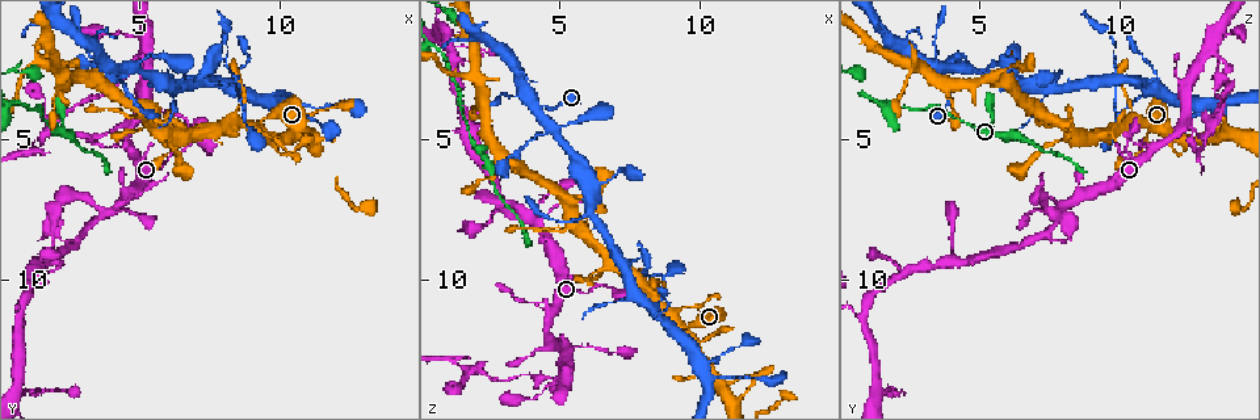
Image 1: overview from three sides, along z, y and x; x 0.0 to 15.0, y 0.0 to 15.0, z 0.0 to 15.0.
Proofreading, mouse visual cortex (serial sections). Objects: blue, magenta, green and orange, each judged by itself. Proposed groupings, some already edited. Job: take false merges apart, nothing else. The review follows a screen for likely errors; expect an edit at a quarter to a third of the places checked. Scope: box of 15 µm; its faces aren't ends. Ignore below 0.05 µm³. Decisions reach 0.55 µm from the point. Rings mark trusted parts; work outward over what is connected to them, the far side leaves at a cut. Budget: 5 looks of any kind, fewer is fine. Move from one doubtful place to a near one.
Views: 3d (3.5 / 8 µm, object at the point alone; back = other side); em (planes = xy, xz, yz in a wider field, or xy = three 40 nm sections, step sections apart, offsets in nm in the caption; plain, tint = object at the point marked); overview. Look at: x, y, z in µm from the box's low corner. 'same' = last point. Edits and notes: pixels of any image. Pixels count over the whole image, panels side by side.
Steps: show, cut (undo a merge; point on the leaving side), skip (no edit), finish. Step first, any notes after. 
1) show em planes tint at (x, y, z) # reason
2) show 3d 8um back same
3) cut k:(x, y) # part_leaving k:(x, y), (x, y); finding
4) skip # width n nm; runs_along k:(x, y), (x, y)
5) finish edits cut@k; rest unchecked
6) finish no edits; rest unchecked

show 3d 3.5um back at (4.2, 2.5, 3.7)

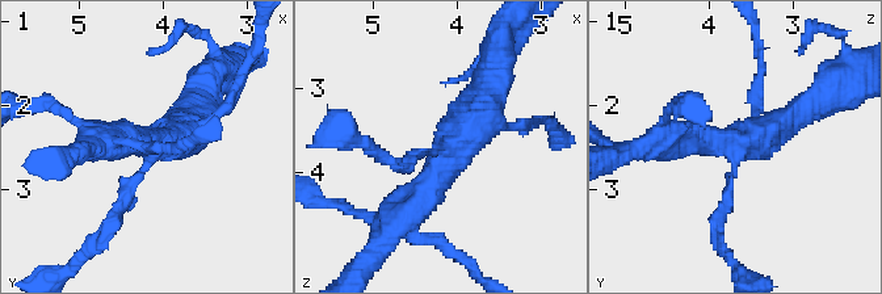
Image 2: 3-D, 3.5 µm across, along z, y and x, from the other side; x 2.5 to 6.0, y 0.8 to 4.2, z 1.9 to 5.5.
show em xy step 5 tint at (4.20, 2.60, 3.70) # now the EM

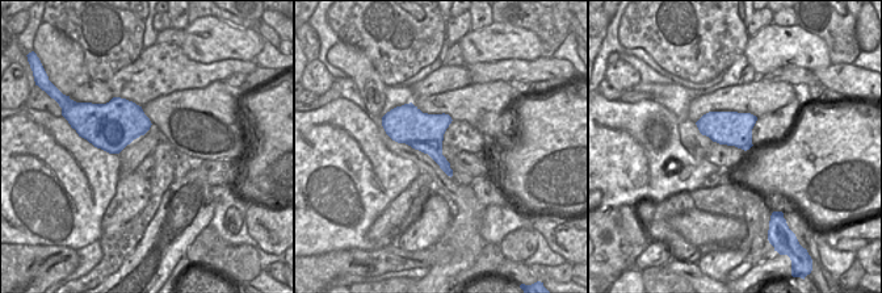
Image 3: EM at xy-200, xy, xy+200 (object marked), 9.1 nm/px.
skip # runs_along 2:(714, 225), (735, 156), (667, 141); one cell here

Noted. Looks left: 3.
show 3d 3.5um back at (8.8, 4.0, 10.2) # a fork

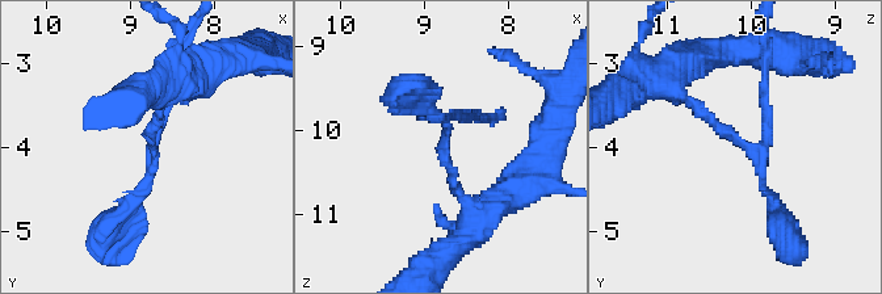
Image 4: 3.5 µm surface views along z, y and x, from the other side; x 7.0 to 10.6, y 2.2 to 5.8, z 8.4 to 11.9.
show em xy step 1 tint at (8.80, 4.00, 10.10) # arms 3; arm_widths 150, 150, 150 nm; shape alone is not enough

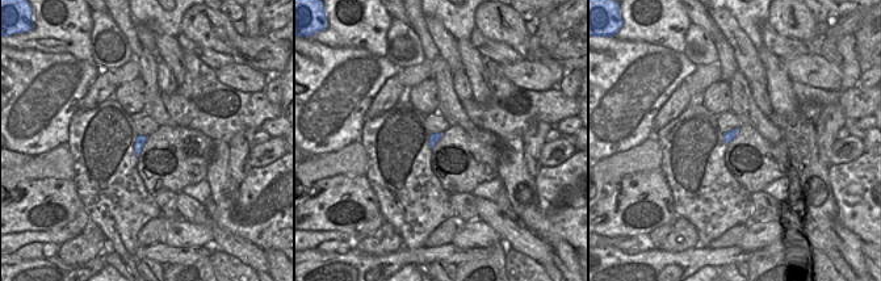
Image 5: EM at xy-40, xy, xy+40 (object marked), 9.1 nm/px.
show em xy step 3 tint same # another direction

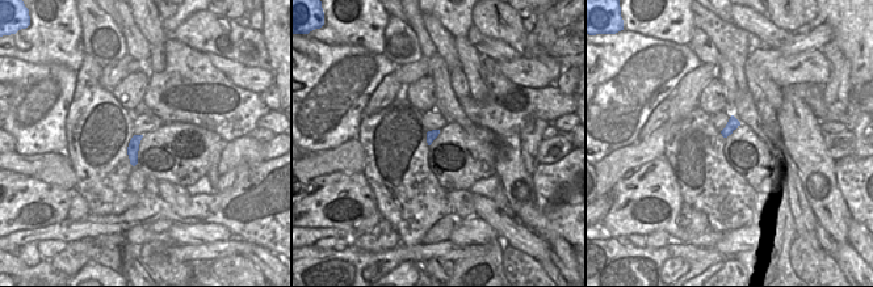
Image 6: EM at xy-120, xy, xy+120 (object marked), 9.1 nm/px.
skip # runs_along 4:(679, 91), (754, 151), (777, 211); continuous, no second cell

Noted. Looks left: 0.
finish no edits; rest unchecked

